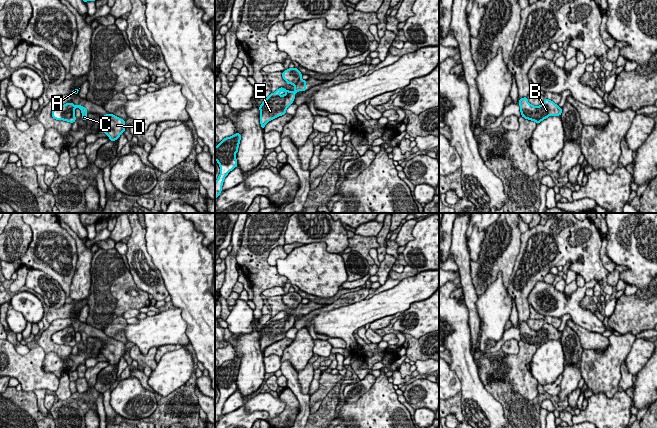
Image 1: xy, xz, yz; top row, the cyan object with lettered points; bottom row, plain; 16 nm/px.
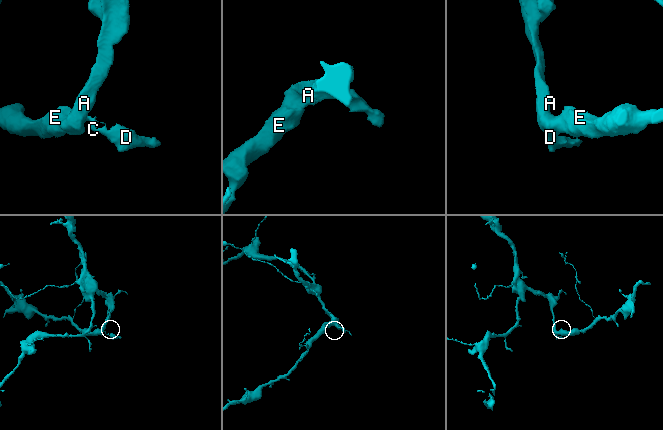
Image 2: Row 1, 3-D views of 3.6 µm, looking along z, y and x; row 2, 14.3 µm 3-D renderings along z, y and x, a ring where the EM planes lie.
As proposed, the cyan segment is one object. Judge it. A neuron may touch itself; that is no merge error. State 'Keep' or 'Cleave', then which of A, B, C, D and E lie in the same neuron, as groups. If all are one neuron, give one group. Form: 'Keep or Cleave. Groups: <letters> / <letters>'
Cleave. Groups: A B E / C D

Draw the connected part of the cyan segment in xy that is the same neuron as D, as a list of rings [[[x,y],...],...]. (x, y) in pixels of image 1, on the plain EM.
[[[108,337],[102,340],[100,352],[109,361],[110,365],[115,365],[125,355],[125,344]]]

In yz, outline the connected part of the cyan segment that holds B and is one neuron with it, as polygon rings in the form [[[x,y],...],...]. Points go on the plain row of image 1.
[[[527,321],[520,322],[518,326],[520,330],[521,340],[525,343],[535,345],[539,348],[549,340],[560,340],[562,332],[549,323],[544,323],[544,328],[538,331],[531,329]]]

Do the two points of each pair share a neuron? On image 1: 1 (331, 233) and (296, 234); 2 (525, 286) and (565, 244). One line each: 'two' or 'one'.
1: one
2: one

